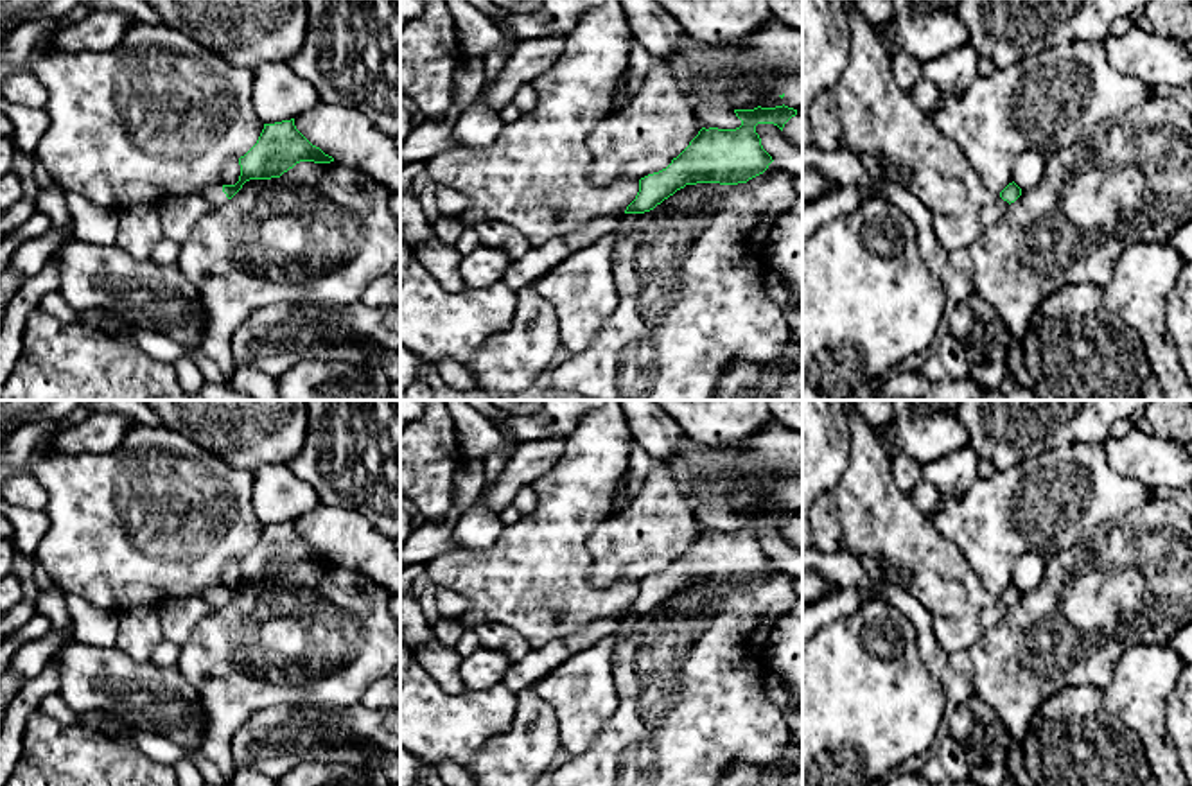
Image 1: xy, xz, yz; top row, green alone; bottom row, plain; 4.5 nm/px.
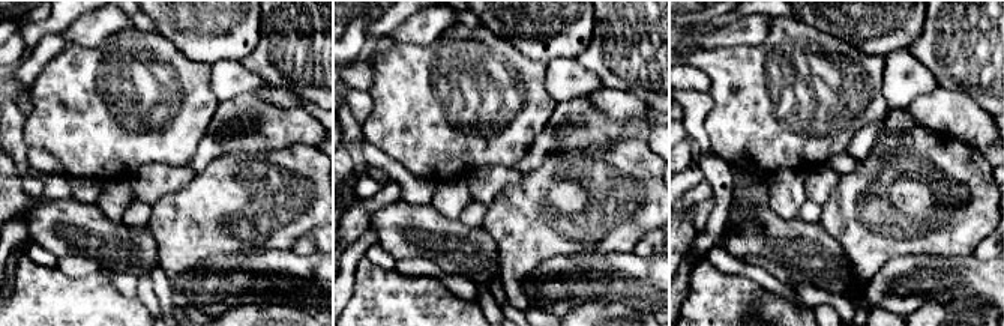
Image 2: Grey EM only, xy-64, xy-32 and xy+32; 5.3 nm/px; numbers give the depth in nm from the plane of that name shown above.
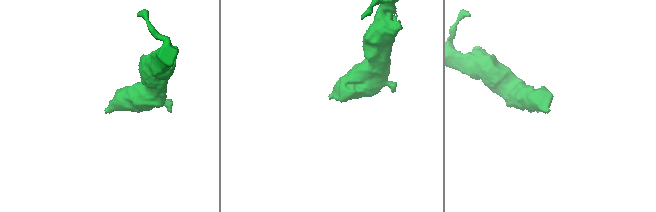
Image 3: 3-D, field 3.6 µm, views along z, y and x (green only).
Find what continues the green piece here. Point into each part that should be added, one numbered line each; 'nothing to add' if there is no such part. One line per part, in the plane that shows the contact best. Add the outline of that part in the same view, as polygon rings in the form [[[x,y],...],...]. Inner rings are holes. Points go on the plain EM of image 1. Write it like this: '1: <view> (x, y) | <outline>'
1: xy (214, 596) | [[[223,587],[210,589],[205,594],[201,594],[199,598],[214,608],[221,608],[230,603],[226,599],[226,596],[223,594]]]

